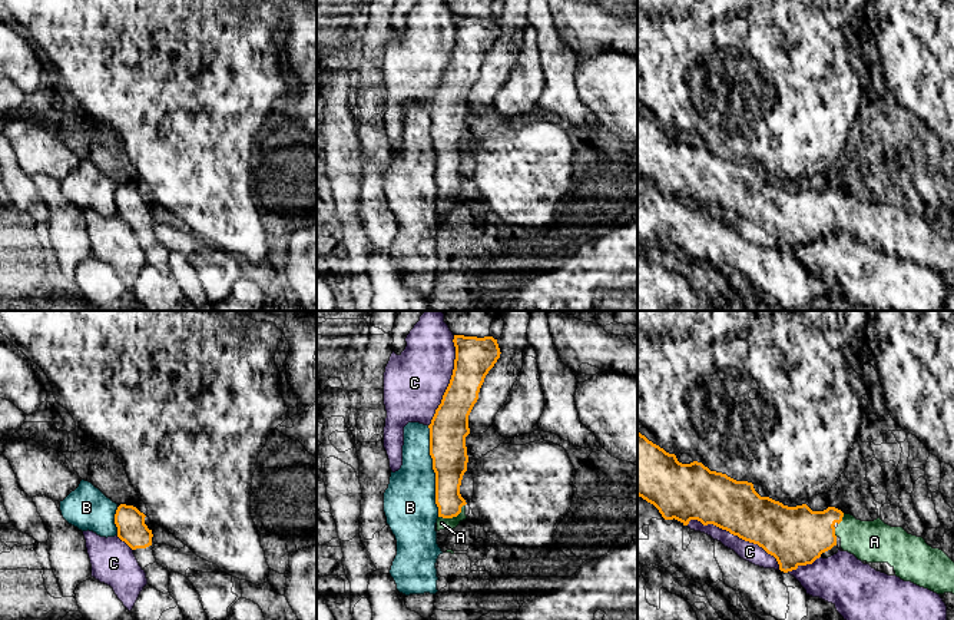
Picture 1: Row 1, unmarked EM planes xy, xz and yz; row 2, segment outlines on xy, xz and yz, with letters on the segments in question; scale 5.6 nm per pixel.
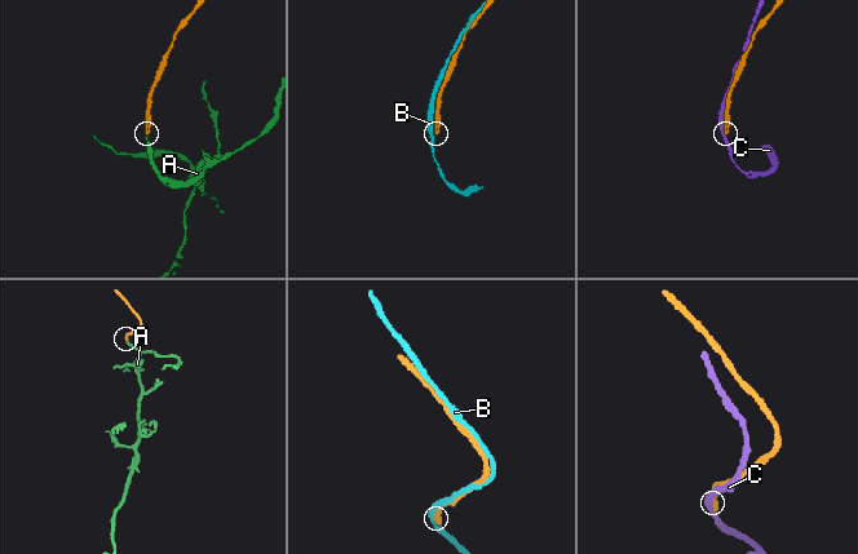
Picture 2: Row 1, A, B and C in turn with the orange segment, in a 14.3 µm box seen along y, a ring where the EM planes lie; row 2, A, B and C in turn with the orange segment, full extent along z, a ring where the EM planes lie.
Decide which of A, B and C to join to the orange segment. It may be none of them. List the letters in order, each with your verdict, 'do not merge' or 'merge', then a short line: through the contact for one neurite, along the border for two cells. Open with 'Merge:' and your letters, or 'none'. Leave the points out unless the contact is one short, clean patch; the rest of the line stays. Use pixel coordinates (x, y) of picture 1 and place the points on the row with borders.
Merge: A
A: merge; line xz (449, 471), (449, 501), (453, 516), (441, 523)
B: do not merge
C: do not merge

